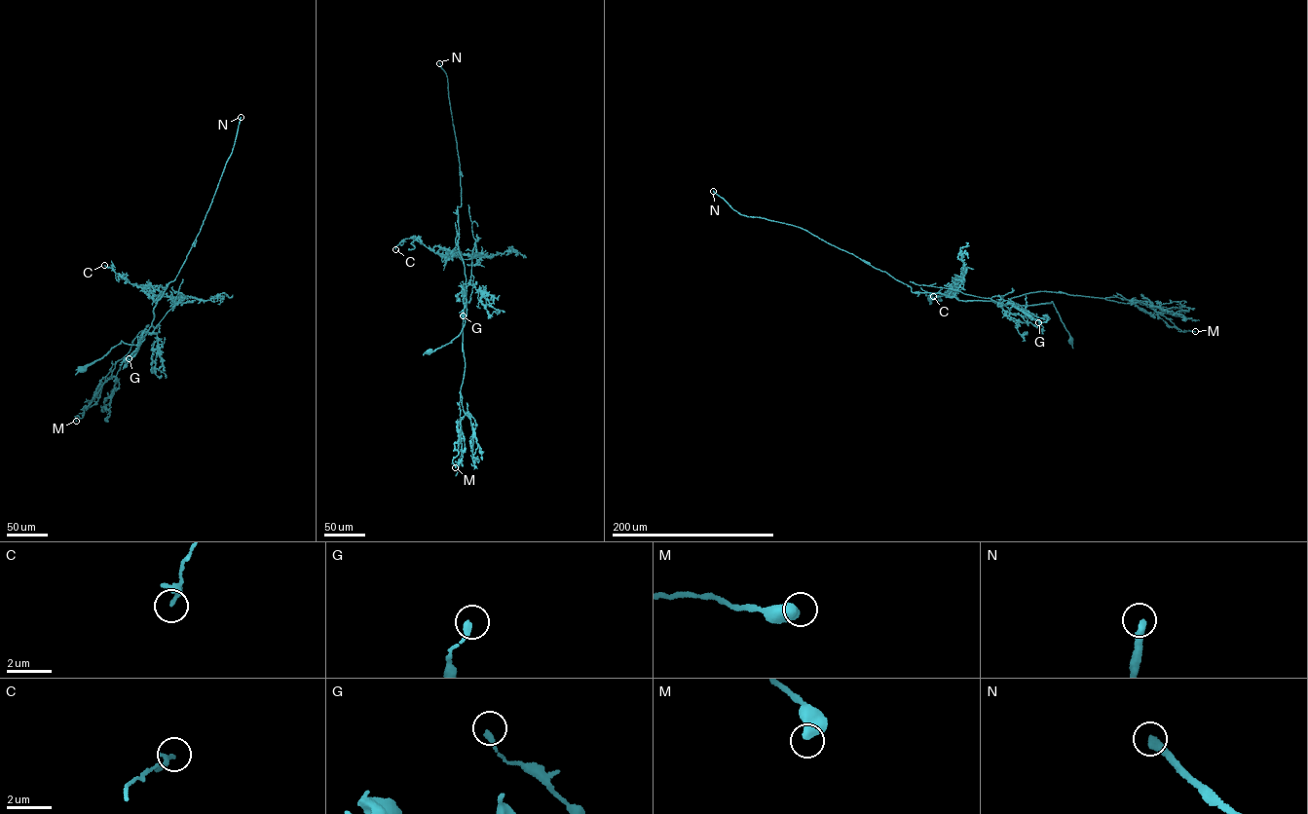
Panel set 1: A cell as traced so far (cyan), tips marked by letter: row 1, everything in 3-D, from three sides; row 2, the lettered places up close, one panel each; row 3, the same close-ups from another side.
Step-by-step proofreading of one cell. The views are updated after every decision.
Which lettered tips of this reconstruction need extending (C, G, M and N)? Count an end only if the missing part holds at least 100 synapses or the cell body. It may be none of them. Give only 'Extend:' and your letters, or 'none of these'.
Extend: N

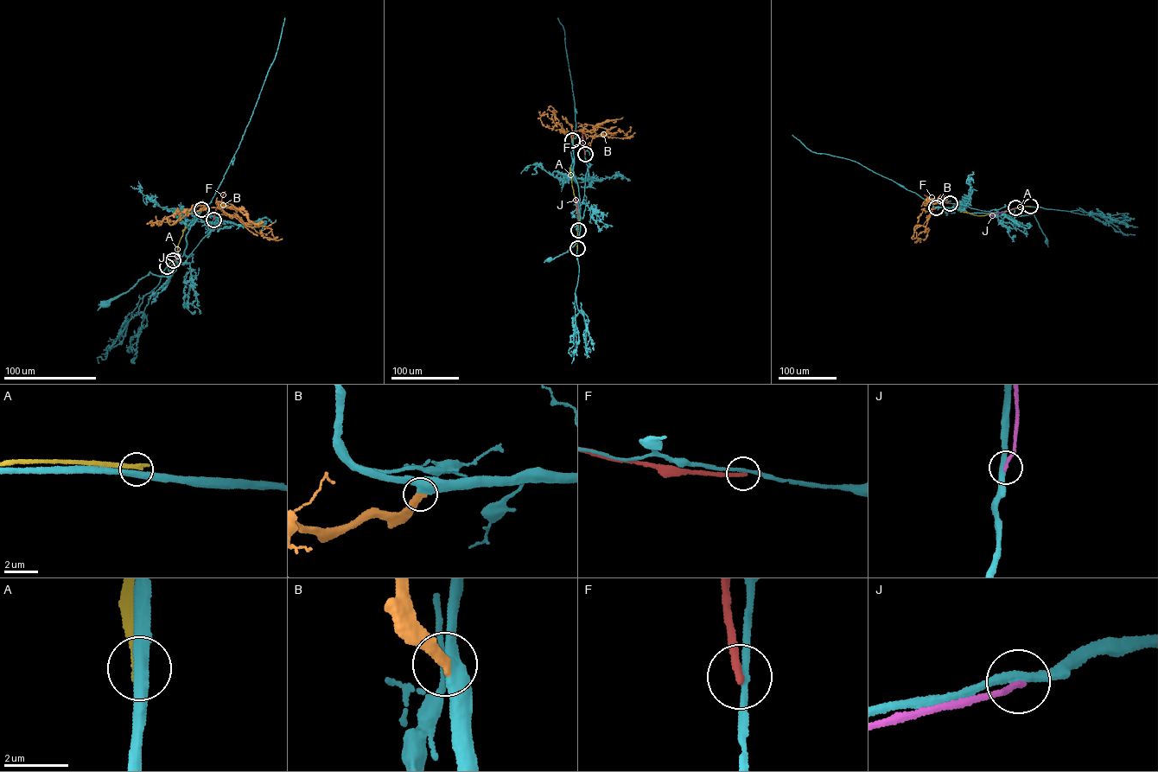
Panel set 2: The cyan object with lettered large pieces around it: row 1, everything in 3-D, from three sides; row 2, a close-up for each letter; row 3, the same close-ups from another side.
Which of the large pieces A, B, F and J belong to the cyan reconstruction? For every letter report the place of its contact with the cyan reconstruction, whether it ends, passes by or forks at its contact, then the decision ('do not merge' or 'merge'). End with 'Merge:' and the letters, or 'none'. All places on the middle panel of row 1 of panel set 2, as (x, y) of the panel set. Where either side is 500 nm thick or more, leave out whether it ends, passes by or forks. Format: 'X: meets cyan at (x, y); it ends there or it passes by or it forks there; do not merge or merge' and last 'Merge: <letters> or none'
A: meets cyan at (577, 248); it ends there; do not merge
B: meets cyan at (572, 140); it ends there; merge
F: meets cyan at (585, 154); it ends there; do not merge
J: meets cyan at (578, 230); it ends there; do not merge
Merge: B

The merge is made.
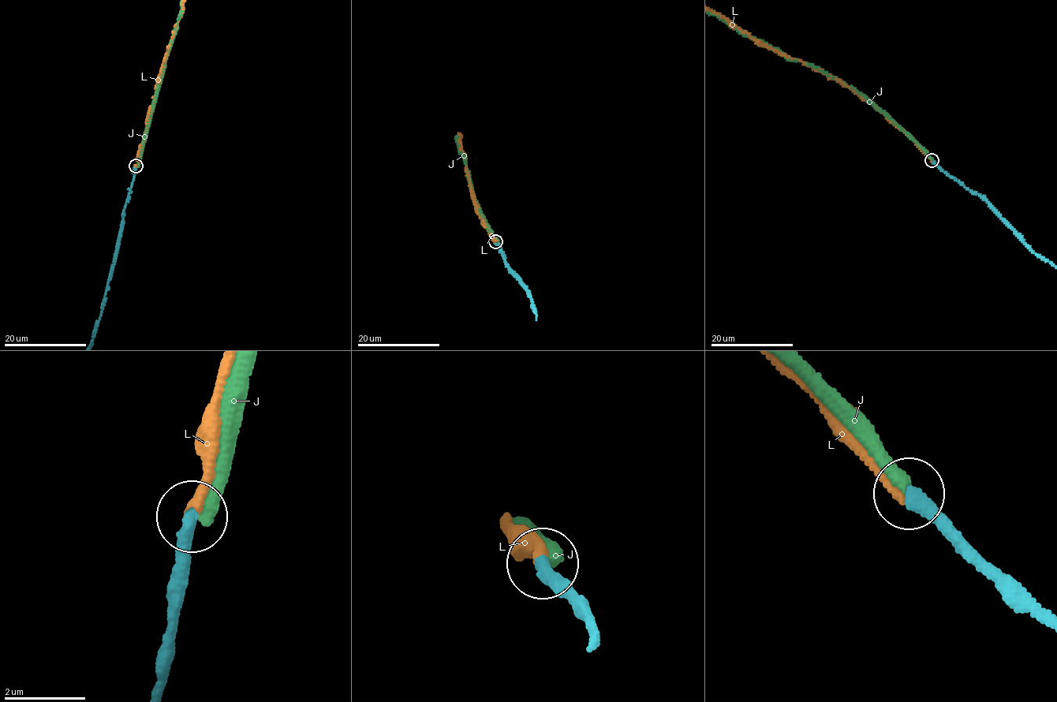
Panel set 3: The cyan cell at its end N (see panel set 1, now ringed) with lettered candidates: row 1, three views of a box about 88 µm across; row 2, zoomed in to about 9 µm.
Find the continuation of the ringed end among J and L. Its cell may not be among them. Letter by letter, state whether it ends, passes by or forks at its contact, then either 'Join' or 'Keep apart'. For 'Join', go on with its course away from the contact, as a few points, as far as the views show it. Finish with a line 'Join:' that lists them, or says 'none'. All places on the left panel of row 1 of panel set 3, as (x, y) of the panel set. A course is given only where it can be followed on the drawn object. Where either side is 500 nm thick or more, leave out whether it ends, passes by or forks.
J: It ends there. Keep apart
L: It ends there. Join
Join: L

